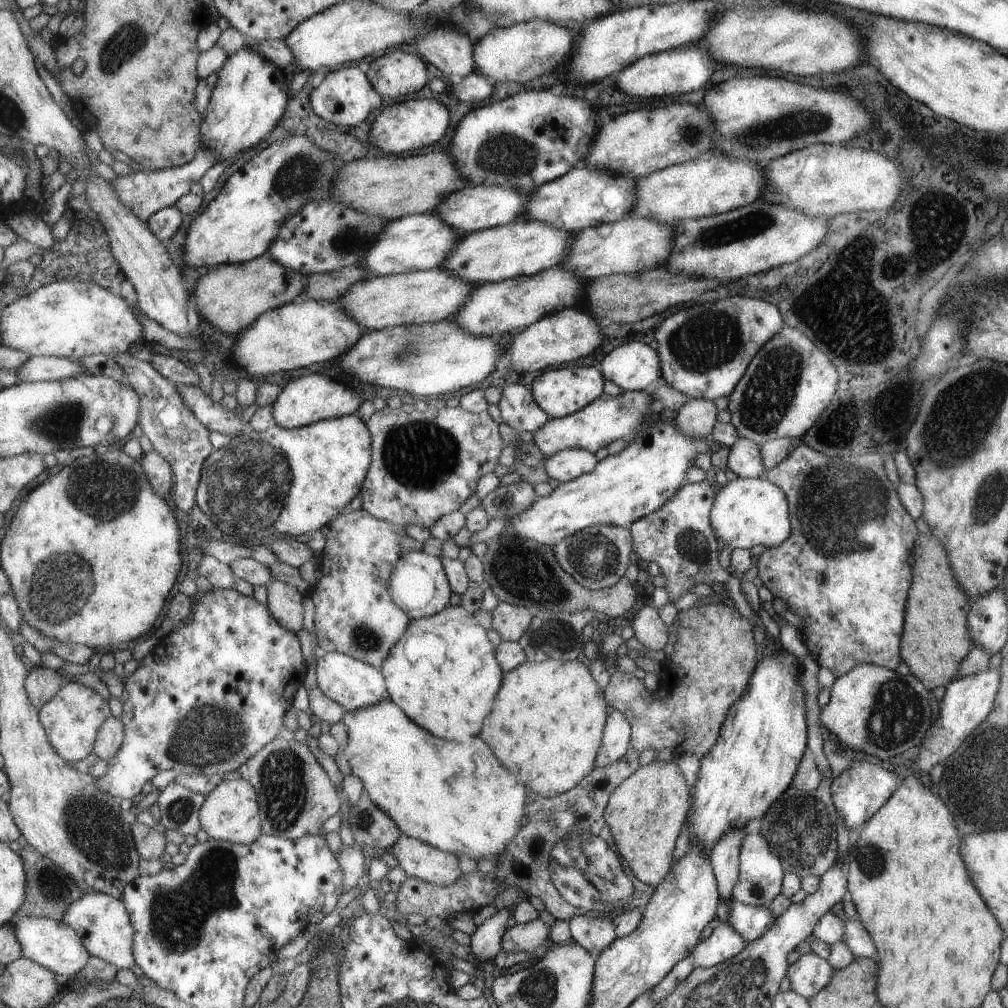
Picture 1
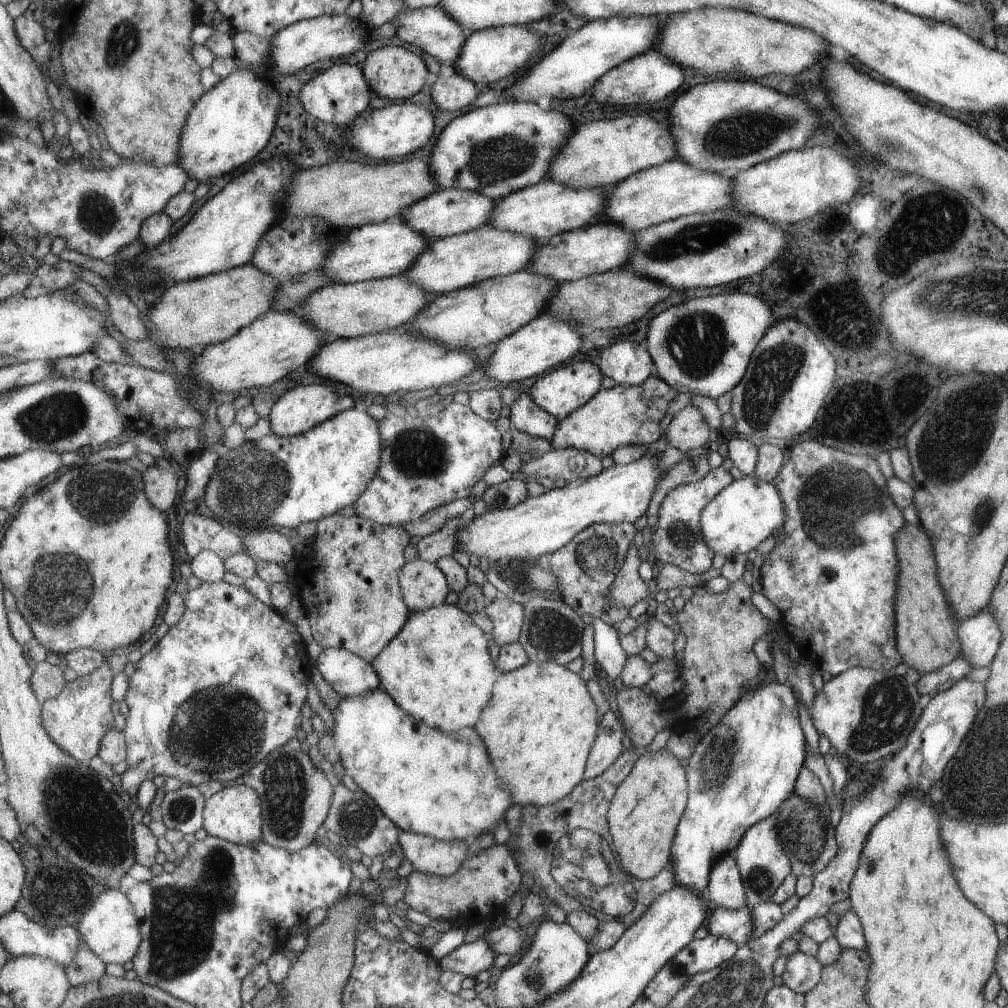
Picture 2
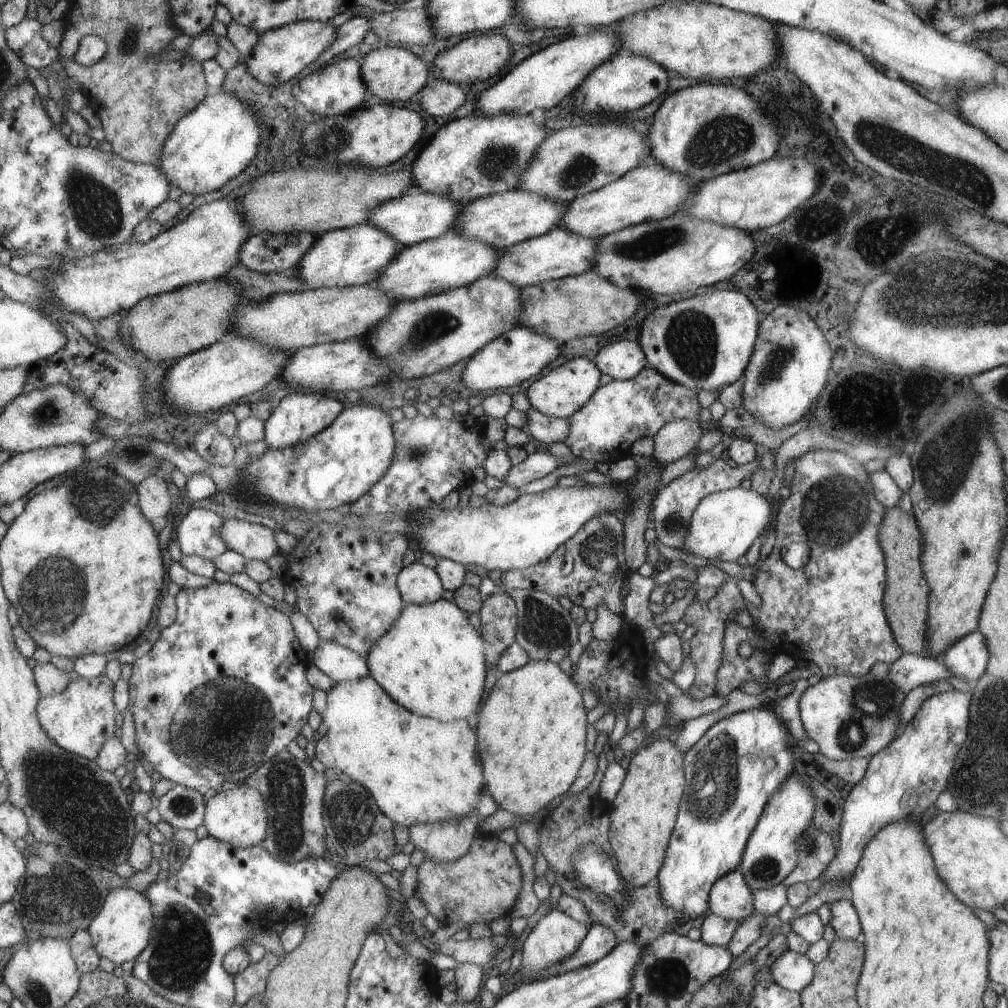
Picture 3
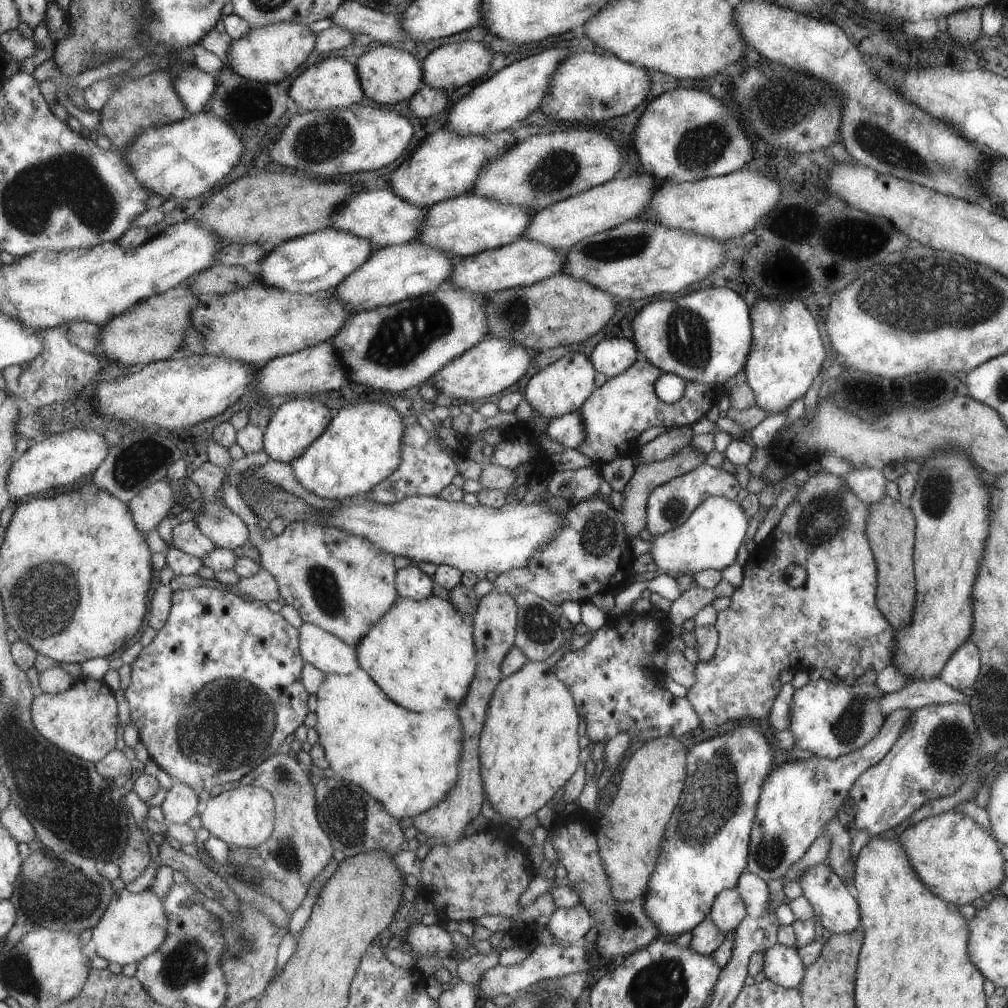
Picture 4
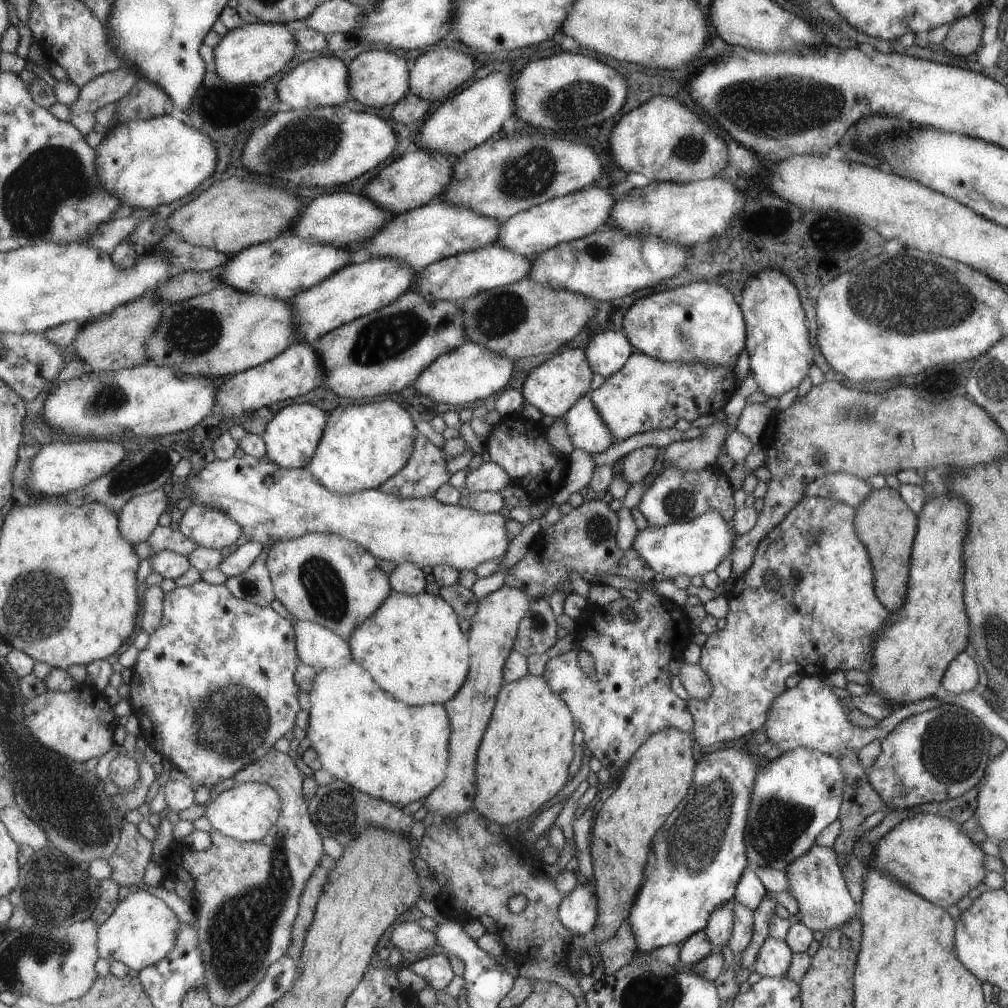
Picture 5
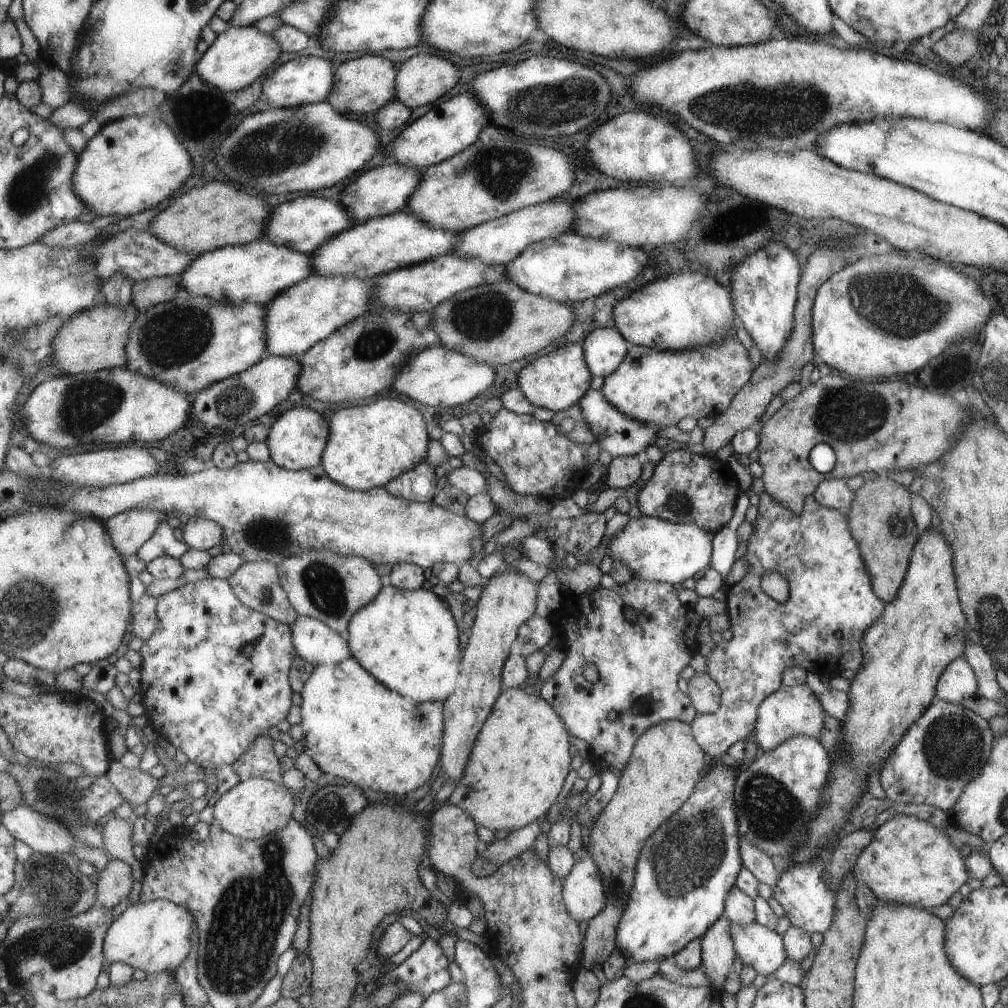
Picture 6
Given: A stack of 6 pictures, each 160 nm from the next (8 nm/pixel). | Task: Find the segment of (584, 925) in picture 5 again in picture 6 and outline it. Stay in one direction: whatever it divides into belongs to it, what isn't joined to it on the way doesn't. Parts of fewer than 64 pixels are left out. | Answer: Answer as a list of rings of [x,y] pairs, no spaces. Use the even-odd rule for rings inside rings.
[[[592,856],[578,859],[564,881],[564,898],[575,920],[589,922],[602,910],[607,900],[599,868]]]

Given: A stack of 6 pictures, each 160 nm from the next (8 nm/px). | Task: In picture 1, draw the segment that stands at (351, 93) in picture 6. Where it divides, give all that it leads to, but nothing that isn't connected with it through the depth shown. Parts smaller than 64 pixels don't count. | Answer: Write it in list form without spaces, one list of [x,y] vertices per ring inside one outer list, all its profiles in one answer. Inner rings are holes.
[[[400,49],[389,50],[388,53],[376,58],[370,63],[367,74],[377,92],[385,98],[399,98],[399,96],[409,98],[409,94],[416,94],[419,90],[423,90],[427,86],[427,82],[429,82],[427,64],[423,62],[423,58]]]

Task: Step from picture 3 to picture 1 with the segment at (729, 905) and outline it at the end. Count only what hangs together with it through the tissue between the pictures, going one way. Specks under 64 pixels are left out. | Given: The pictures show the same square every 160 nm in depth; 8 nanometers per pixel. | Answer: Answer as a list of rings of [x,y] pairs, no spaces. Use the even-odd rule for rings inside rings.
[[[735,829],[723,835],[714,844],[709,860],[717,881],[720,898],[731,901],[731,893],[738,875],[738,854],[744,837],[742,829]]]

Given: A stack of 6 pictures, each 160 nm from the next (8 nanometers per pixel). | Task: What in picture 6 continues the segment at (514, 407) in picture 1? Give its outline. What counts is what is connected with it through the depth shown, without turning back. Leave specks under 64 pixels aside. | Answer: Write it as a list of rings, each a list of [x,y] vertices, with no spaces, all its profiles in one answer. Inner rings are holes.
[[[591,389],[579,404],[591,425],[593,439],[597,438],[600,450],[607,451],[612,457],[633,456],[641,450],[644,451],[648,445],[655,443],[655,436],[659,430],[657,425],[644,423],[620,411],[603,396],[599,389]]]

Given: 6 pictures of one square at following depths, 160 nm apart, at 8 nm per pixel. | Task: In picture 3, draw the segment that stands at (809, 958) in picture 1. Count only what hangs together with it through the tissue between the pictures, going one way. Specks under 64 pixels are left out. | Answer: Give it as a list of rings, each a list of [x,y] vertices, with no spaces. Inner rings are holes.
[[[789,949],[781,952],[769,967],[774,983],[788,991],[799,992],[814,978],[814,964]]]

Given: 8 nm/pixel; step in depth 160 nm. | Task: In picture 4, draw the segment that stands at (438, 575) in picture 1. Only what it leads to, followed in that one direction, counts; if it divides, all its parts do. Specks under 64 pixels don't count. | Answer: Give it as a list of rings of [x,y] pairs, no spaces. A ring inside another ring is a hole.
[[[413,562],[405,568],[398,570],[396,585],[401,597],[413,600],[423,600],[433,594],[437,583],[421,567]]]

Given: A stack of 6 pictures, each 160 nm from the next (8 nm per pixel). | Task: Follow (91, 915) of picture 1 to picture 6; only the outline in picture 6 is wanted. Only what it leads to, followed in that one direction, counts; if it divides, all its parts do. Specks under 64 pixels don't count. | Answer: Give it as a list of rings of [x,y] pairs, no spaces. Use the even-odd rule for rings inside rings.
[[[155,899],[129,905],[124,911],[115,915],[110,930],[104,940],[104,959],[109,972],[114,962],[131,965],[135,970],[141,969],[147,974],[175,972],[193,952],[191,936],[197,933],[197,920],[184,905],[178,905],[167,899]]]

